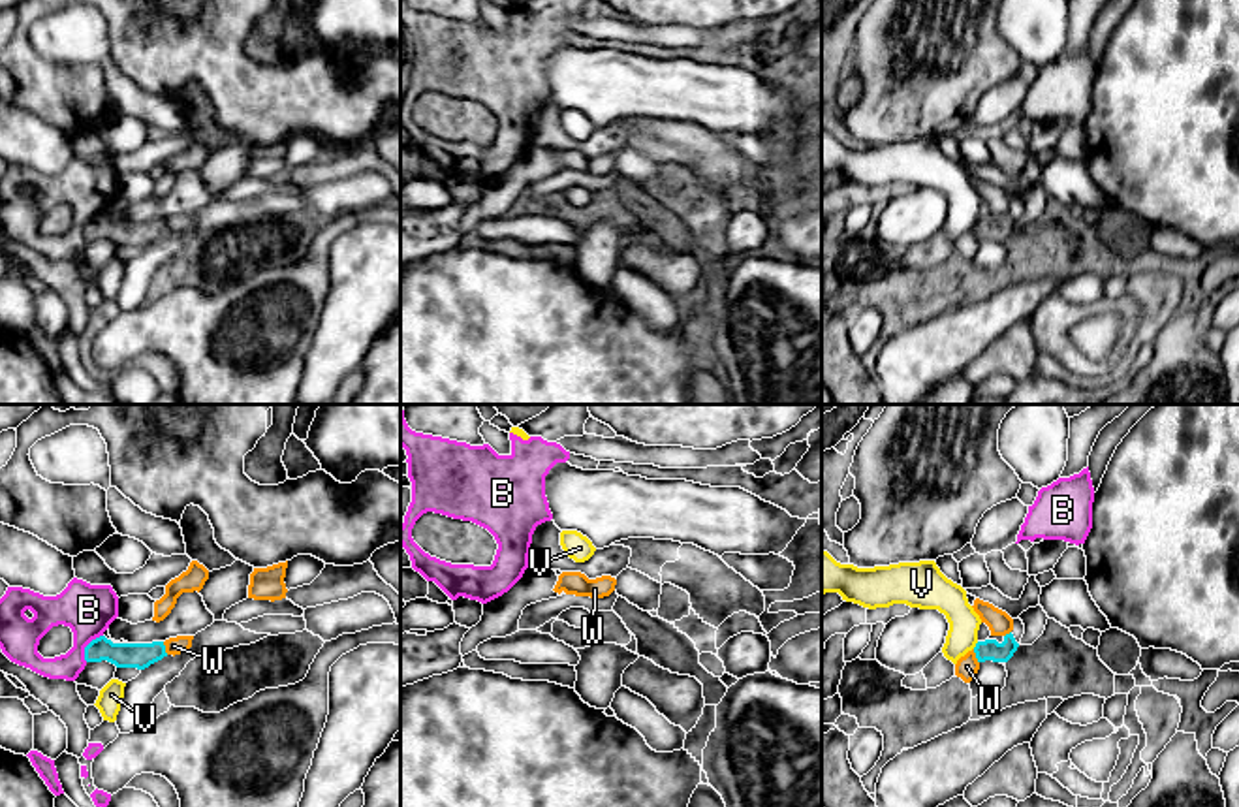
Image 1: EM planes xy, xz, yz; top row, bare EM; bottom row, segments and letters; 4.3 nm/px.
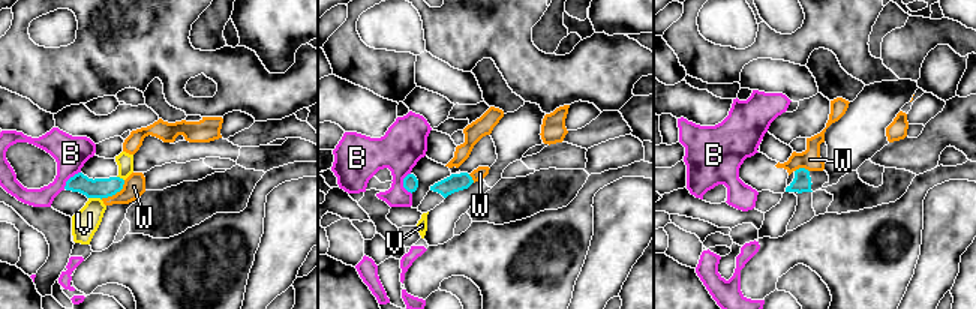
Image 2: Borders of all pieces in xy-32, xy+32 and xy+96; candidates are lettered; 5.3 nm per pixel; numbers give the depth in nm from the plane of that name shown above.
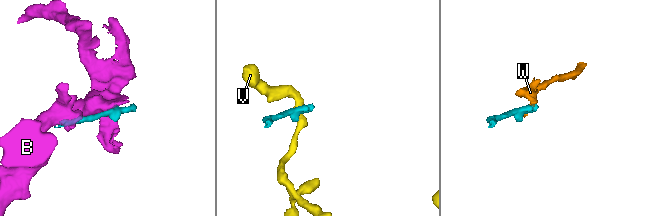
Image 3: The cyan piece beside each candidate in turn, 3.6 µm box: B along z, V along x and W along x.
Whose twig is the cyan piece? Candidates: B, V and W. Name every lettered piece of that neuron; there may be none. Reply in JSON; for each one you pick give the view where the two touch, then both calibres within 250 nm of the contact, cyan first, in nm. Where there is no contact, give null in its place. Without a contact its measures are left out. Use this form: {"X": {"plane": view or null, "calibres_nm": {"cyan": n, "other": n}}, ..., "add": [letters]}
{"add": []}

